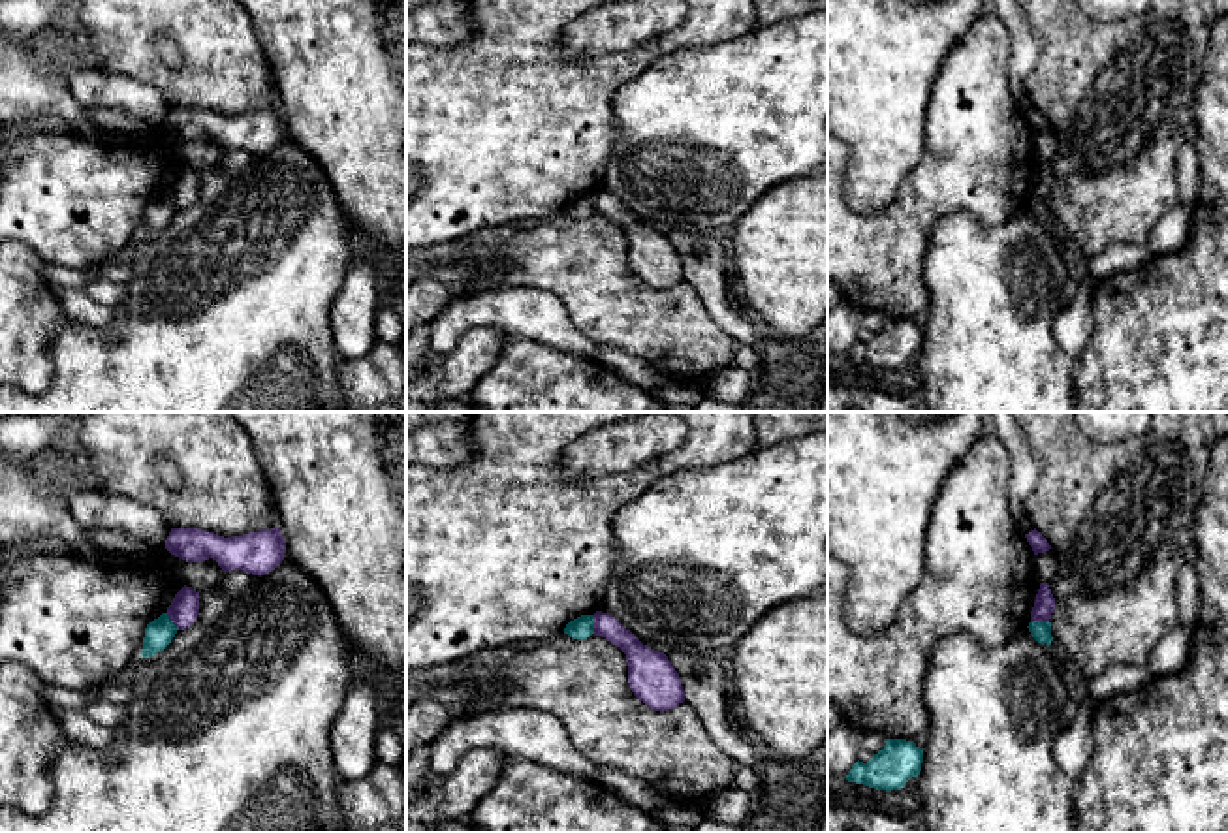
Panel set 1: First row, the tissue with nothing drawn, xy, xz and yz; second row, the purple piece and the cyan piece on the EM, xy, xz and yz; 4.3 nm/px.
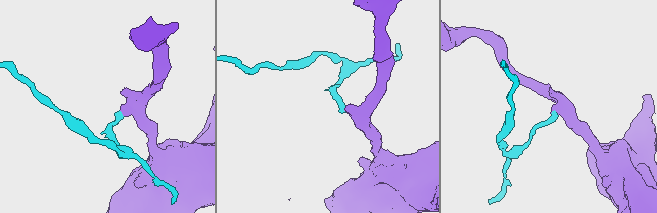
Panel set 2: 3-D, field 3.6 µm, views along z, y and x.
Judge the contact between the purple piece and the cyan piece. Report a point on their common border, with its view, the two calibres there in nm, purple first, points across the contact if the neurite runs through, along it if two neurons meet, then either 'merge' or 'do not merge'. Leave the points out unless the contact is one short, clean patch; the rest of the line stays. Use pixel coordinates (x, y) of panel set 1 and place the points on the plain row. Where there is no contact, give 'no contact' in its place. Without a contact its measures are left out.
xz (595, 204) | 120/100 nm | along xz (593, 194), (595, 211) | do not merge

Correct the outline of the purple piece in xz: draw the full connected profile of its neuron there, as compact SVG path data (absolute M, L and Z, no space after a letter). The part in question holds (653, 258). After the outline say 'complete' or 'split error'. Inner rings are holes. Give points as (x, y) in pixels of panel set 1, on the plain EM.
M594 192L594 212L626 233L628 261L639 280L654 290L668 290L685 280L679 252L664 231L643 224L609 192Z | complete

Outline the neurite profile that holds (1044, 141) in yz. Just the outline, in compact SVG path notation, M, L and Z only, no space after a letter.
M1053 130L1034 134L1034 149L1040 162L1049 162L1057 152L1057 141Z

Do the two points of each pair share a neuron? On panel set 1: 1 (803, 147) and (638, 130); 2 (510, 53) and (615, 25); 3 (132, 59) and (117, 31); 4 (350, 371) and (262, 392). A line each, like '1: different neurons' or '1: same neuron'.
1: same neuron
2: different neurons
3: same neuron
4: different neurons

